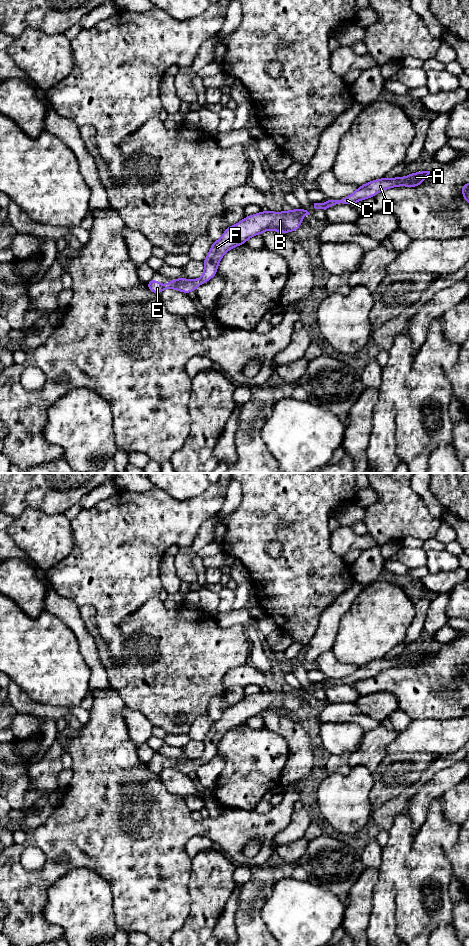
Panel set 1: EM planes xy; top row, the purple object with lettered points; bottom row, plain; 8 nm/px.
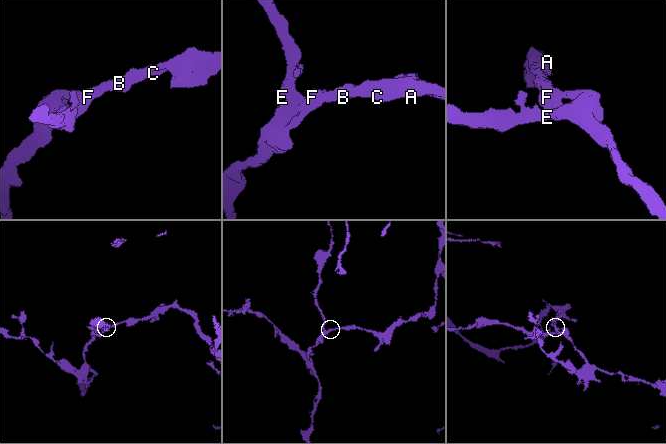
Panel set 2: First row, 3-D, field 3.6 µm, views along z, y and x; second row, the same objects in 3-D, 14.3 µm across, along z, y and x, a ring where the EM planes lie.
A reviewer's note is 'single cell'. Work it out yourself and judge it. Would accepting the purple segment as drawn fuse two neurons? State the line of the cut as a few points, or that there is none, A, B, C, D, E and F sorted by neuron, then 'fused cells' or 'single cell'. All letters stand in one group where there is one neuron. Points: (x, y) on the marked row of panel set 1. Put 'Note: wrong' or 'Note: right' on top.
Note: right
cut none; groups A B C D E F; single cell

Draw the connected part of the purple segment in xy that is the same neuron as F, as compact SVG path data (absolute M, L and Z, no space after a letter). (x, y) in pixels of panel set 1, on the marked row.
M300 207L297 210L288 210L284 212L263 212L246 216L242 221L233 226L228 226L222 237L214 241L207 257L203 260L204 274L195 280L185 278L170 278L174 282L166 282L163 286L159 281L151 280L146 284L148 289L155 294L160 294L165 289L175 289L183 293L195 291L198 286L206 283L217 274L218 264L221 258L230 249L246 243L246 241L255 235L261 235L264 231L272 230L282 233L296 231L305 215L310 213Z

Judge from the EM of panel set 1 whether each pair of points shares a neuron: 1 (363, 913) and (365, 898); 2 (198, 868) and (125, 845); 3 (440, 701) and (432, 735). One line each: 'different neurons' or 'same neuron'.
1: same neuron
2: different neurons
3: different neurons

